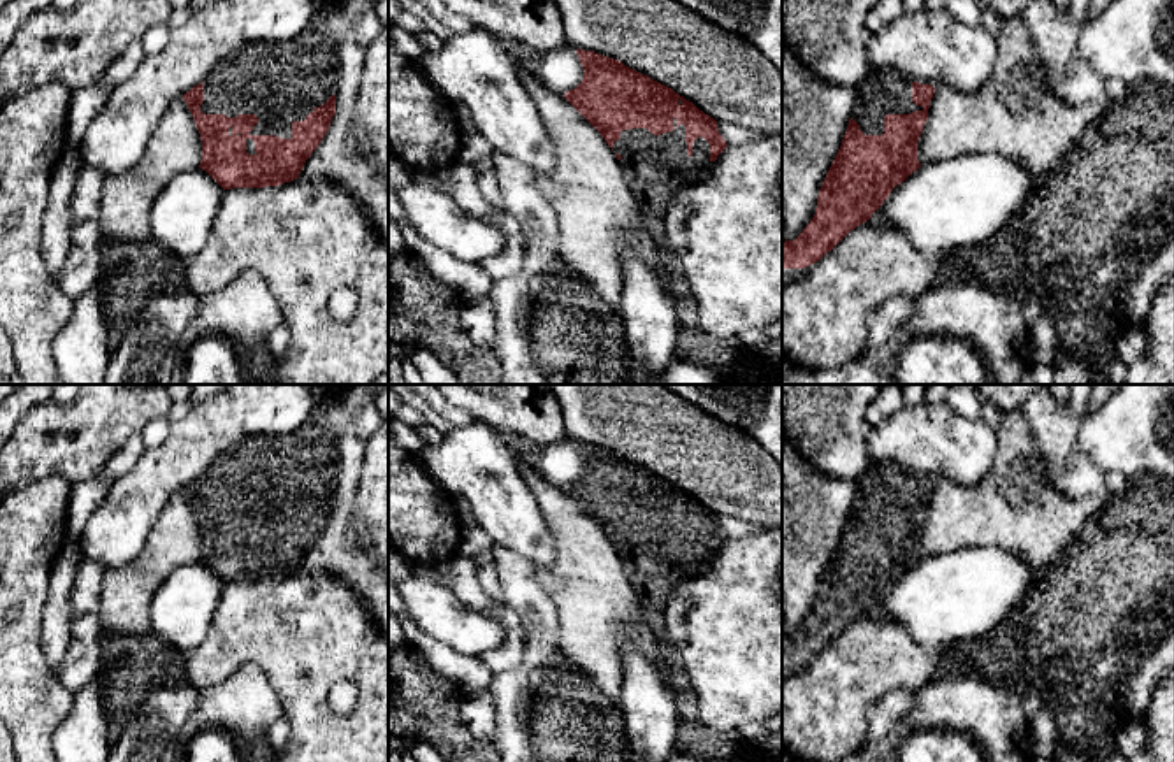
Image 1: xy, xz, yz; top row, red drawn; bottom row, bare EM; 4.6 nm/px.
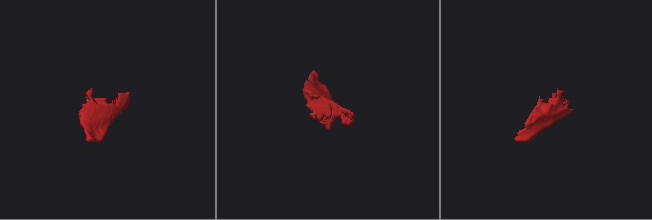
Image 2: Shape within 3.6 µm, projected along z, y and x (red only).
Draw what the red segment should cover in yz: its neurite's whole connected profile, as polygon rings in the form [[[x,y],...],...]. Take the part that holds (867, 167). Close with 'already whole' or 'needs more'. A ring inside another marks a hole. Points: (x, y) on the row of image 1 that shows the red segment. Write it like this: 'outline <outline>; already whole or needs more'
outline [[[893,68],[868,72],[819,190],[815,214],[794,241],[782,244],[782,269],[819,262],[921,167],[917,140],[935,88]]]; needs more

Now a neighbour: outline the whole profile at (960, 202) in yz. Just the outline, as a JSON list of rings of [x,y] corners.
[[[974,153],[921,165],[866,221],[893,226],[923,253],[981,246],[1025,207],[1042,174]]]

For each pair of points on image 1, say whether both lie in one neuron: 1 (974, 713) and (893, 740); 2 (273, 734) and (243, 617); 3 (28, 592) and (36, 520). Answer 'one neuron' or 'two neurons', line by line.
1: one neuron
2: two neurons
3: one neuron

